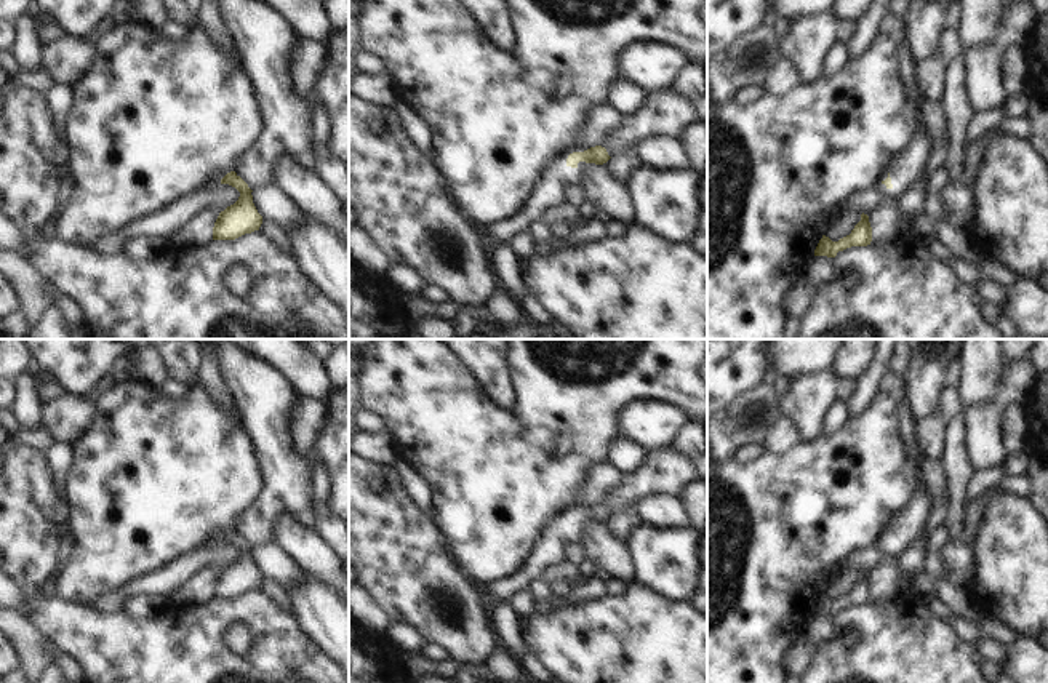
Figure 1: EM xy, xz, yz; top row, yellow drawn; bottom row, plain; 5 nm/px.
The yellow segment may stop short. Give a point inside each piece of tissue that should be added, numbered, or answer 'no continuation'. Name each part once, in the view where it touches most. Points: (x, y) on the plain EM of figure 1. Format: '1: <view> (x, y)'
1: yz (909, 525)

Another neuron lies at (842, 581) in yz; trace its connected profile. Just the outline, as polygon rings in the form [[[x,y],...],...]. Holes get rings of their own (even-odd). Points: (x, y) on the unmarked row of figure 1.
[[[837,569],[826,584],[826,595],[832,600],[838,600],[840,597],[851,592],[854,584],[861,579],[861,569]]]

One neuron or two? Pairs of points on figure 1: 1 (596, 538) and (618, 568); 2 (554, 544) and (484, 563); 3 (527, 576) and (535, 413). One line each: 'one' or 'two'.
1: one
2: two
3: two

